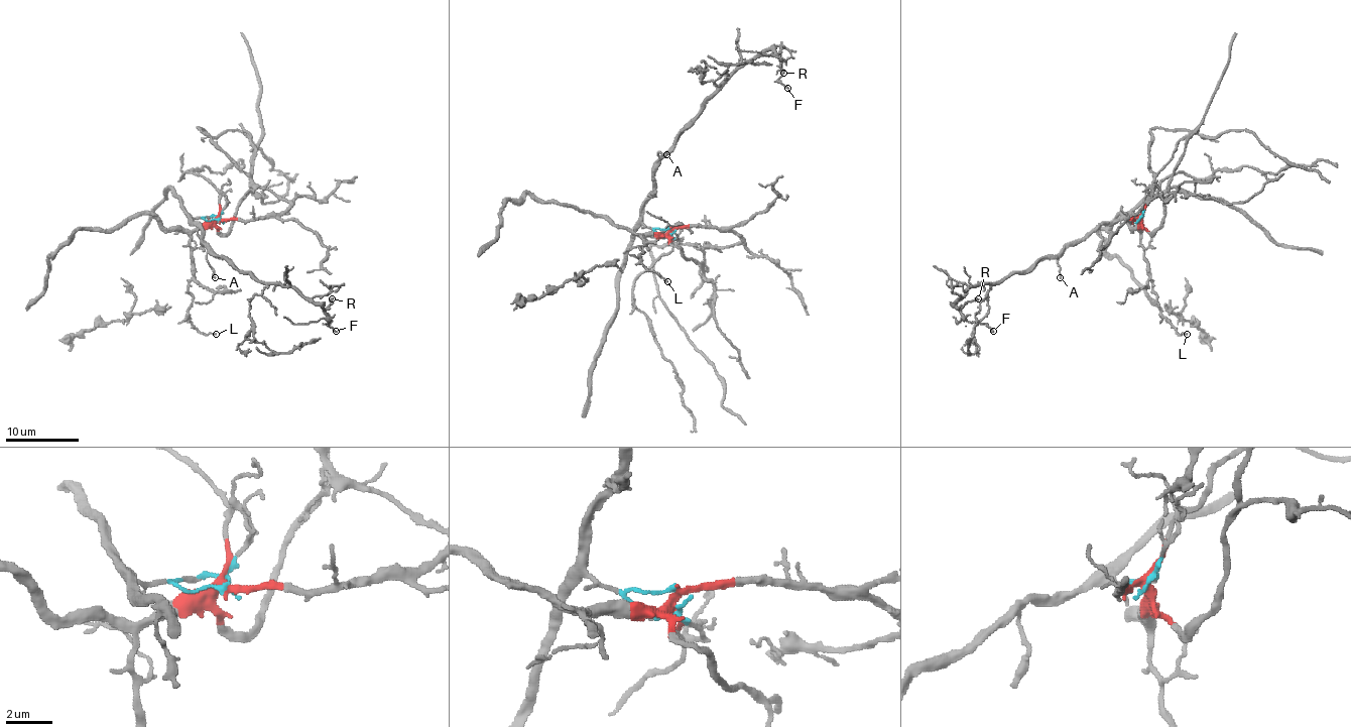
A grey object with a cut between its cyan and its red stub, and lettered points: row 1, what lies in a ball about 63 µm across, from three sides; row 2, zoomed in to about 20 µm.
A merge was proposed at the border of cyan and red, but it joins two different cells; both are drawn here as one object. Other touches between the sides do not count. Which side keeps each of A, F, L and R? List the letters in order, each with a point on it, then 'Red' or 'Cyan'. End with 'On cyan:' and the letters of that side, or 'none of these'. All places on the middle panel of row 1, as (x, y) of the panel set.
A: Place: (666, 154). Cyan
F: Place: (787, 88). Cyan
L: Place: (667, 281). Red
R: Place: (783, 73). Cyan
On cyan: A, F, R

